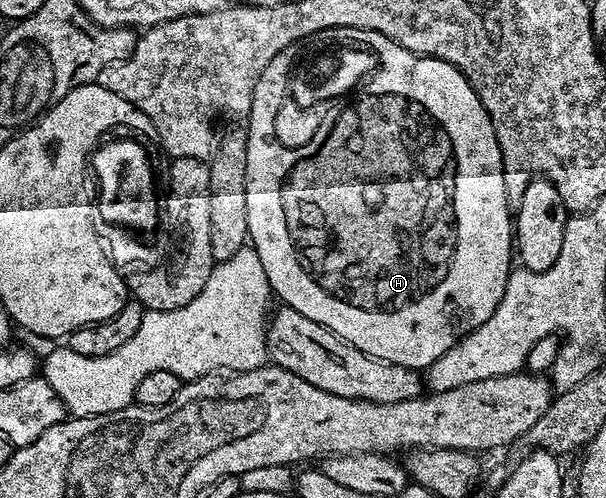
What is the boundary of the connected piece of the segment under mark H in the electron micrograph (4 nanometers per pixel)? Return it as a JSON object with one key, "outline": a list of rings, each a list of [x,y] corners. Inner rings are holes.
{"outline":[[[339,27],[338,29],[326,29],[319,31],[317,35],[311,35],[305,39],[299,39],[294,45],[286,45],[270,65],[262,73],[258,85],[252,94],[252,110],[246,116],[248,128],[248,152],[246,153],[246,213],[248,214],[248,226],[260,232],[253,234],[250,239],[254,248],[254,255],[259,259],[262,269],[268,278],[271,290],[275,298],[281,304],[292,307],[298,313],[310,317],[310,321],[318,321],[326,330],[332,331],[339,339],[347,341],[351,347],[356,347],[362,353],[372,356],[373,359],[382,359],[385,363],[402,365],[409,369],[427,369],[431,367],[438,357],[442,357],[458,340],[463,339],[468,332],[478,329],[498,309],[498,301],[502,301],[502,293],[506,289],[508,272],[514,267],[514,219],[510,214],[510,204],[506,185],[504,184],[504,166],[502,165],[502,153],[494,133],[492,119],[486,113],[482,101],[474,93],[470,81],[454,65],[450,65],[441,59],[431,59],[428,55],[415,55],[410,49],[398,45],[394,40],[386,38],[377,31],[363,31],[353,27]]]}

